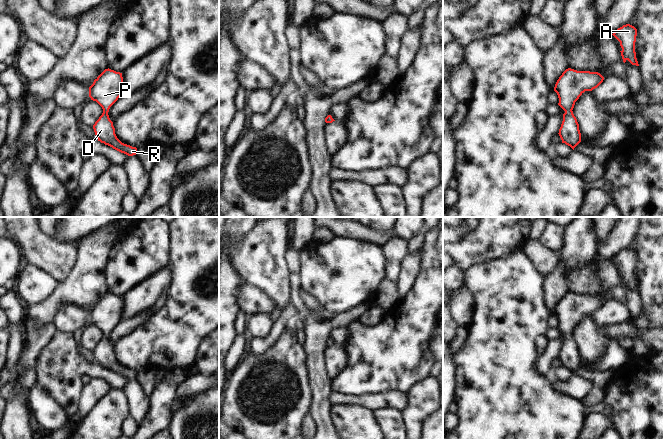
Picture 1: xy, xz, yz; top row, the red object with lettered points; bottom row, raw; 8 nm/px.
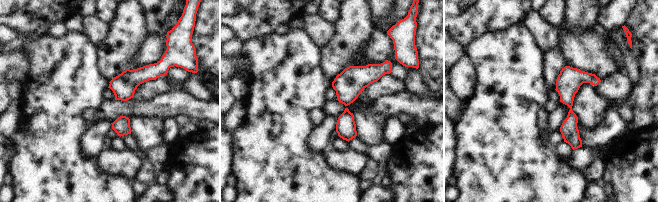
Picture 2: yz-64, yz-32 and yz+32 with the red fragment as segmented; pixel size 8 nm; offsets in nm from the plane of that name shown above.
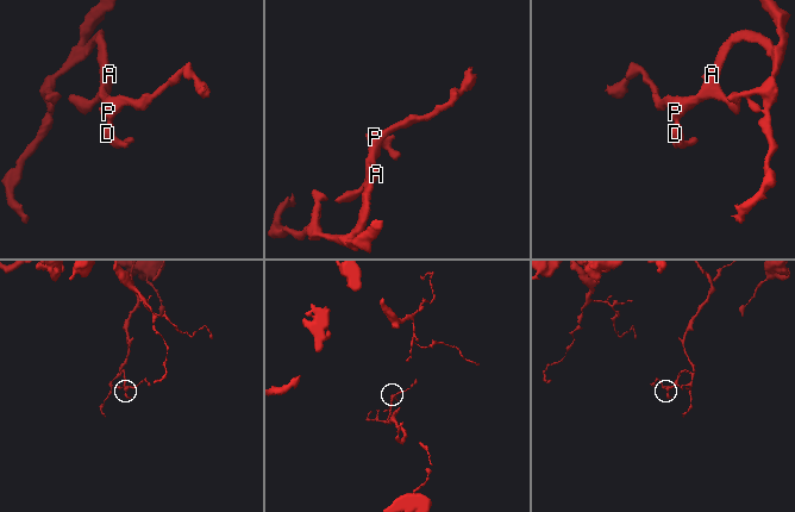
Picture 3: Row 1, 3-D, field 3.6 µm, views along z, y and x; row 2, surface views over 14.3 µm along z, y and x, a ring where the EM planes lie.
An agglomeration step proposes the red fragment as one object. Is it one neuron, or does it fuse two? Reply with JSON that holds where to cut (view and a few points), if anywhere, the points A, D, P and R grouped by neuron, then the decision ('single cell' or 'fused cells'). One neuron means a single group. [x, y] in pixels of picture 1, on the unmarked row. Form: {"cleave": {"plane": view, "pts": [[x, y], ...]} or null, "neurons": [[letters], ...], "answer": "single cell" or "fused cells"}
{"cleave": null, "neurons": [["A", "D", "P", "R"]], "answer": "single cell"}

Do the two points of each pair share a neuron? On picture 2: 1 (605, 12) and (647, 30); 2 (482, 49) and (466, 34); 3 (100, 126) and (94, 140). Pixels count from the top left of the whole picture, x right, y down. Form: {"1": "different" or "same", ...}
{"1": "different", "2": "different", "3": "same"}

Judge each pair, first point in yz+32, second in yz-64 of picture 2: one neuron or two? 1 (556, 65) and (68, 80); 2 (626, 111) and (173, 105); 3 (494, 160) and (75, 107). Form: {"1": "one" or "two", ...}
{"1": "two", "2": "two", "3": "one"}

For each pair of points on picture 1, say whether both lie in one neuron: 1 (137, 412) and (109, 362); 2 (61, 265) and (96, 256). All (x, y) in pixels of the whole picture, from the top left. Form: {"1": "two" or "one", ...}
{"1": "one", "2": "two"}

